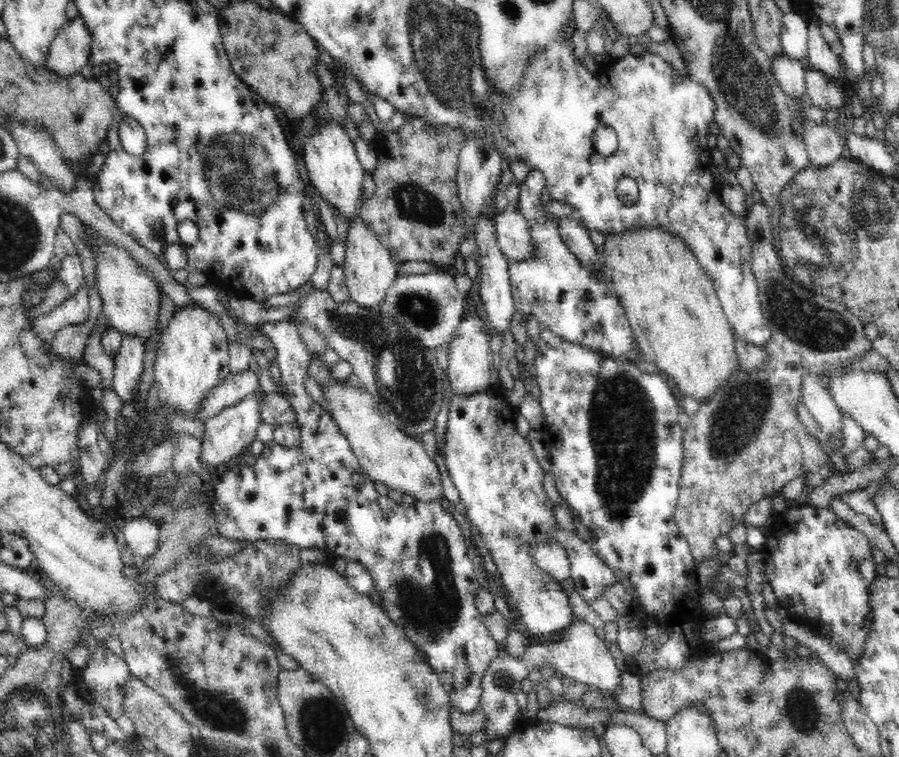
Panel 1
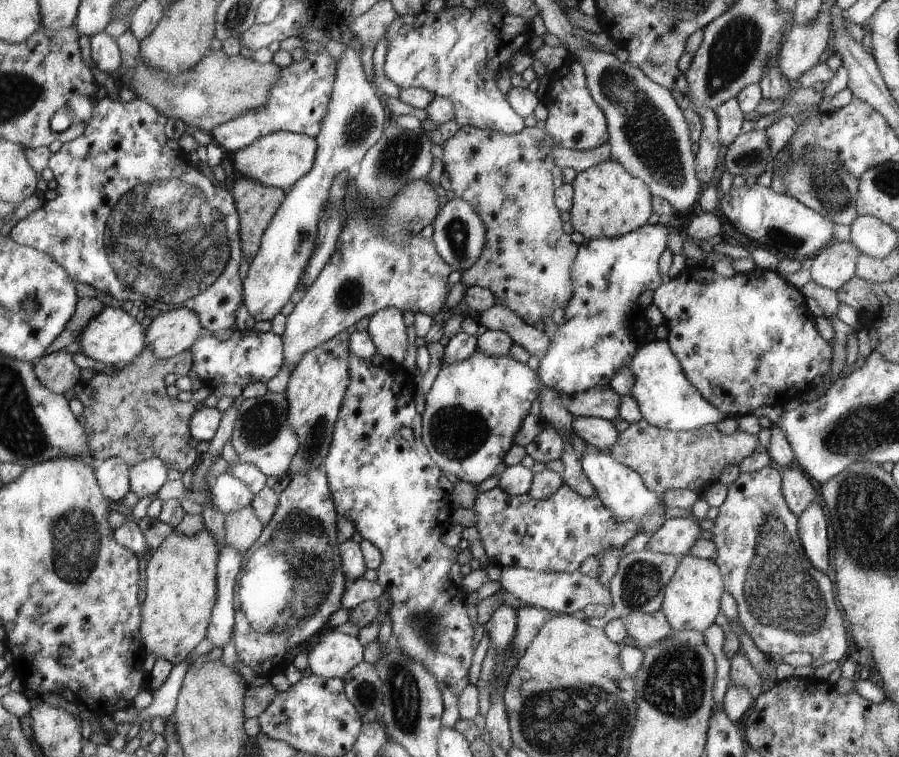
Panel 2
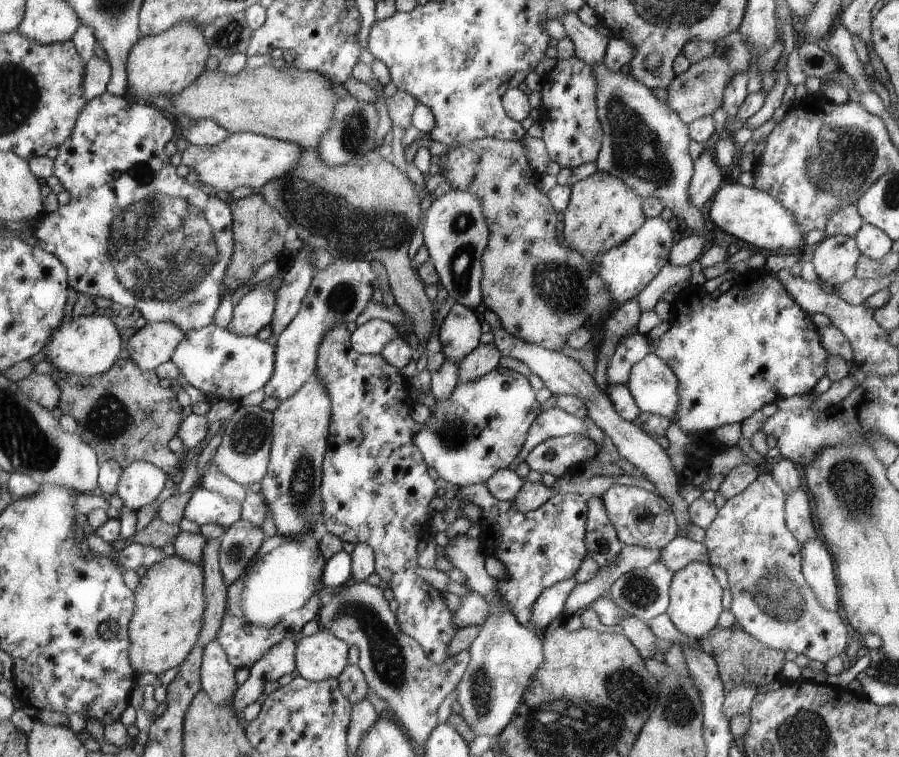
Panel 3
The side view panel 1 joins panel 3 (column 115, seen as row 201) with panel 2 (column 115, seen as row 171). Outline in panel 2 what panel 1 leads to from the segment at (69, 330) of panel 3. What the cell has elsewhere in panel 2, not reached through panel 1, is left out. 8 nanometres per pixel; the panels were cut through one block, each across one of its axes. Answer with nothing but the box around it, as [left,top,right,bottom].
[77,307,148,367]

